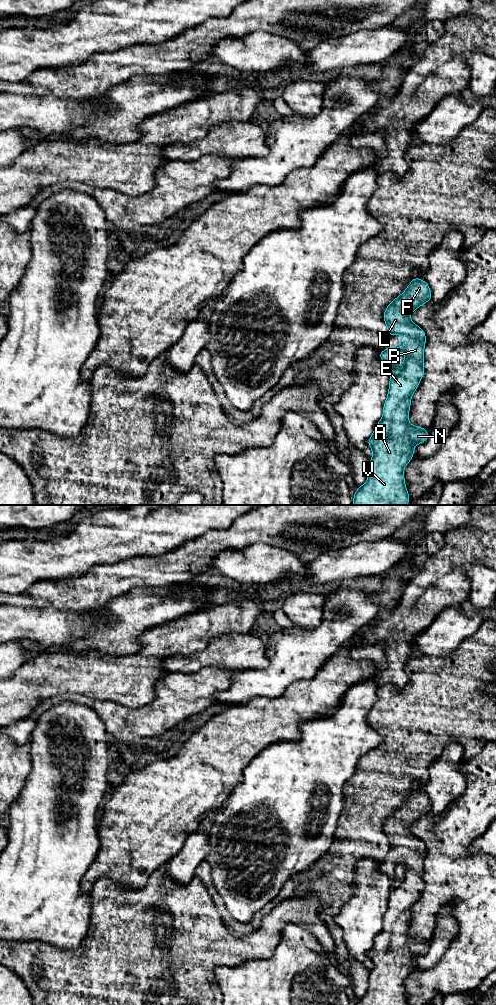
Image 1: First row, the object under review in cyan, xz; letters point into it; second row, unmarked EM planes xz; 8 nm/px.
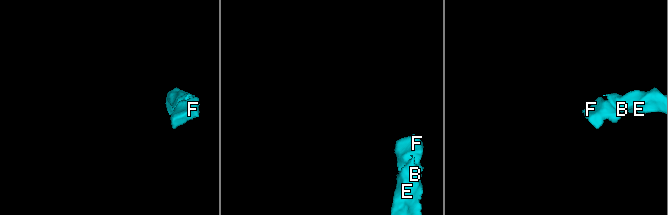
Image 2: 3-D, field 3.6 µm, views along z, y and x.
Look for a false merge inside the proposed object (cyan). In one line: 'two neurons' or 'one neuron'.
one neuron

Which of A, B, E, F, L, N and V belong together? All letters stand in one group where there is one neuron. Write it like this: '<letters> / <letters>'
A B E F L N V

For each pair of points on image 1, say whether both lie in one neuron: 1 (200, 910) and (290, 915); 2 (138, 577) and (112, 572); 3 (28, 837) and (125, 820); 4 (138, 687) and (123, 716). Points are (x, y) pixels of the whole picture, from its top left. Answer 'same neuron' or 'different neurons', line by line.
1: same neuron
2: same neuron
3: different neurons
4: different neurons

